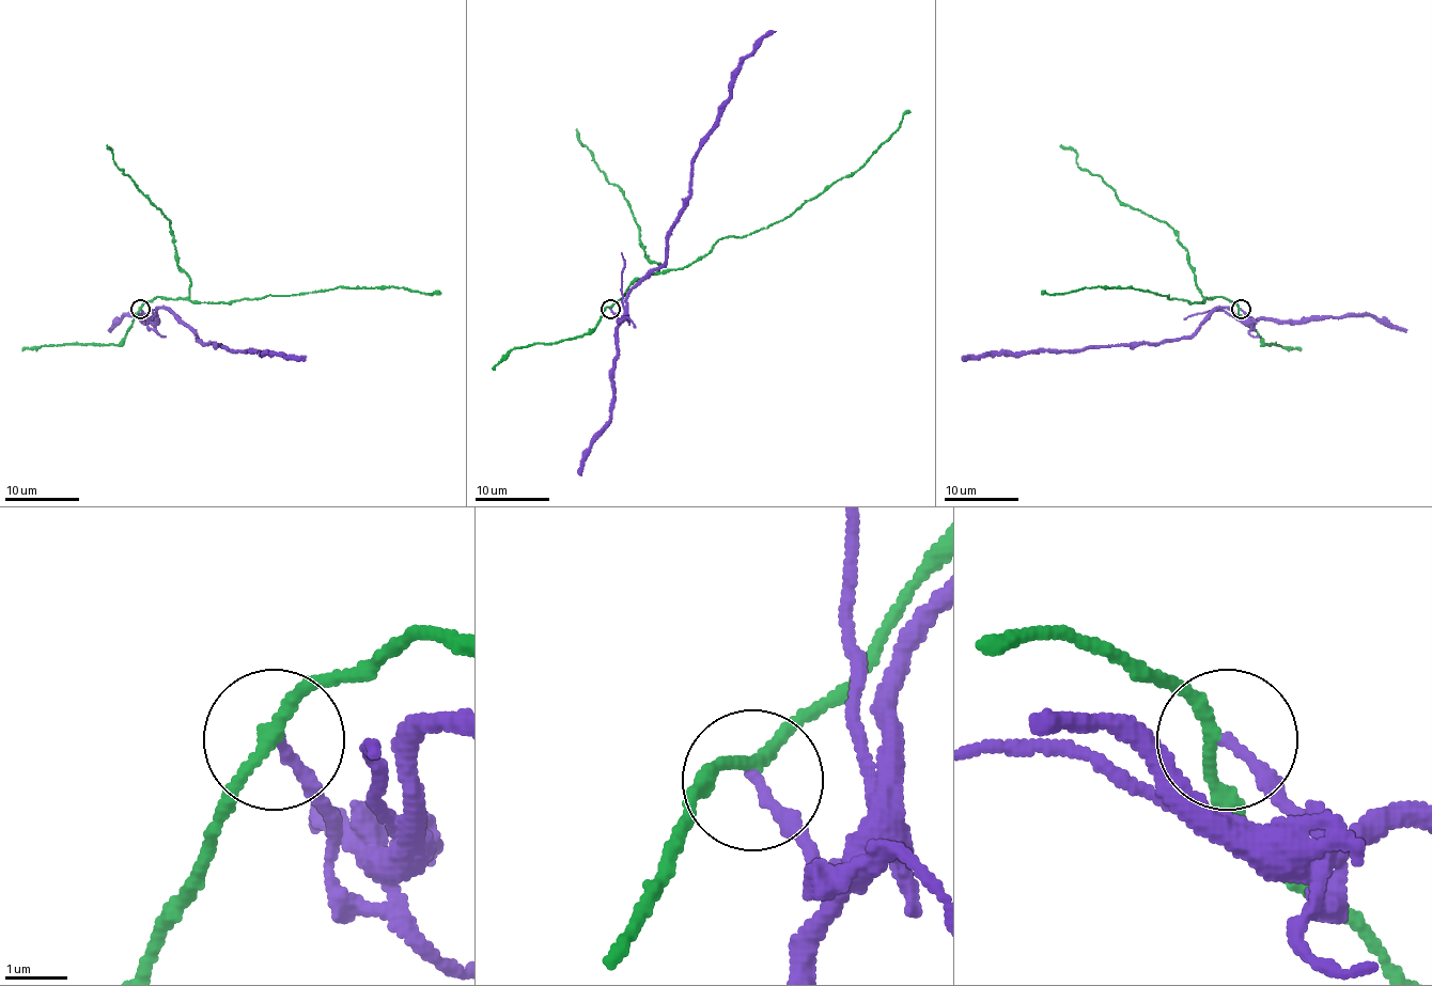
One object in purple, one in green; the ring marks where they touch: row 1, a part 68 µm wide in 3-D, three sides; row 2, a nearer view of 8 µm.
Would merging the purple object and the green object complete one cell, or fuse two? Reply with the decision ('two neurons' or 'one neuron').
two neurons

